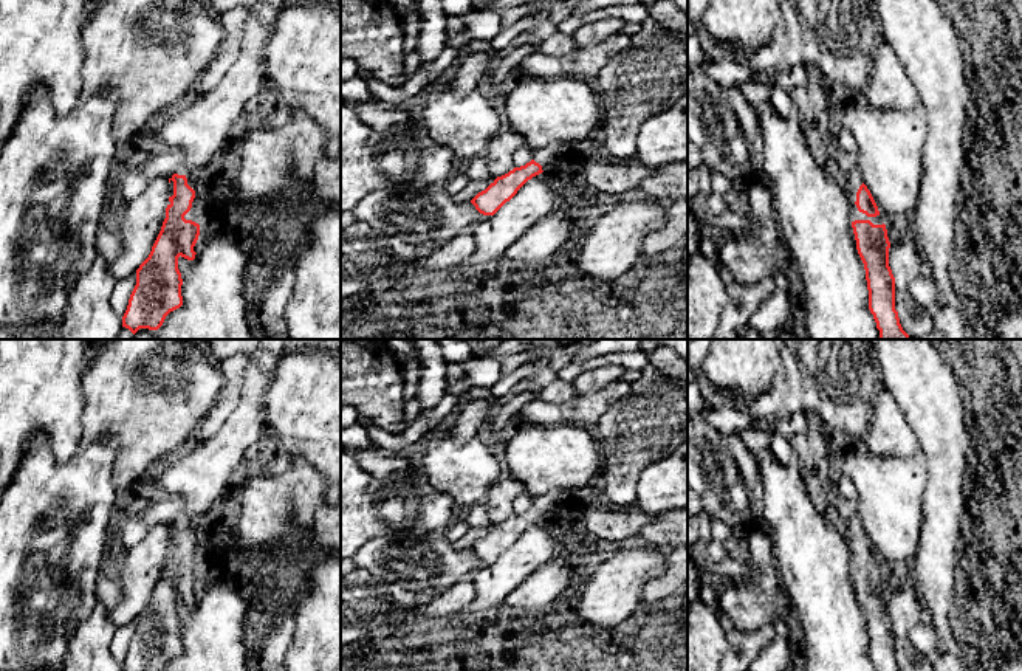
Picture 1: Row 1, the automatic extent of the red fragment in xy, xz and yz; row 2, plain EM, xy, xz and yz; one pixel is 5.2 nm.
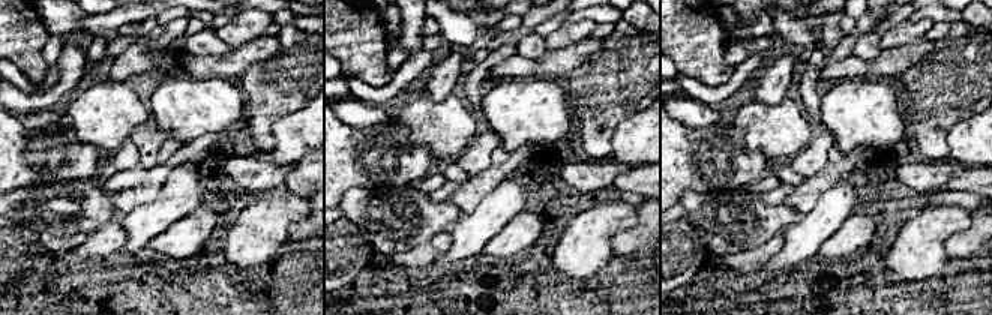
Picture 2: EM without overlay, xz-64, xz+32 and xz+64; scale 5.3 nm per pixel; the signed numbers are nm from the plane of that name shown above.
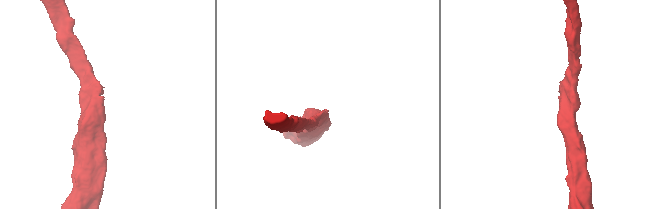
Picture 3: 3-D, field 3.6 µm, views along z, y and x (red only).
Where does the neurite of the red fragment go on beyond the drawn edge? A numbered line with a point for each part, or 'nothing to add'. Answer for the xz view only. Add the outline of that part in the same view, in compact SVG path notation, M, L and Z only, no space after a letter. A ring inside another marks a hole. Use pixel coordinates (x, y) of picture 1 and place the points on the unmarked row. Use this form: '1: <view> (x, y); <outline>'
1: xz (553, 502); M551 490L533 502L533 507L540 513L553 518L556 514L564 514L567 505L571 502L571 493L565 490Z

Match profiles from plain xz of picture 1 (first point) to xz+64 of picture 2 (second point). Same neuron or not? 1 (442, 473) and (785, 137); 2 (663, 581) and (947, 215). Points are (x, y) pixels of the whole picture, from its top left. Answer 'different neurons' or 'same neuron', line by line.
1: same neuron
2: different neurons

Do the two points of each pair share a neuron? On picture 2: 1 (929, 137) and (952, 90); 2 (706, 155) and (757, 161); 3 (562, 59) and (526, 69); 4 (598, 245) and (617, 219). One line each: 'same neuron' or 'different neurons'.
1: same neuron
2: same neuron
3: same neuron
4: same neuron

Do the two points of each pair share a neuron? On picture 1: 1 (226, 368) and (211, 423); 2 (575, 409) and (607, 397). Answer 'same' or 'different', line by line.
1: same
2: same

